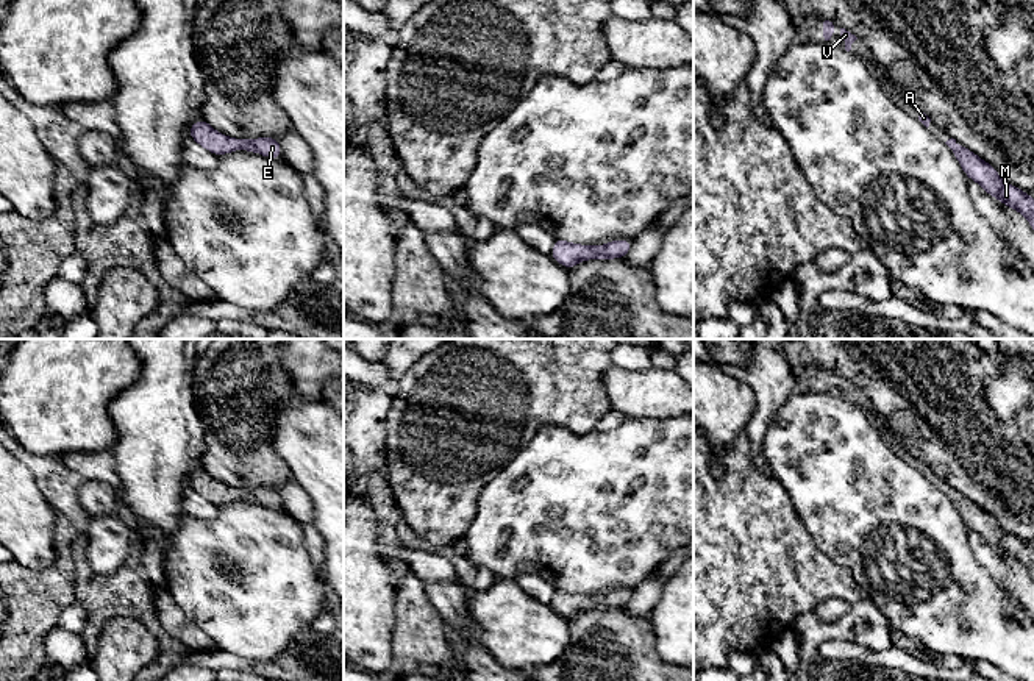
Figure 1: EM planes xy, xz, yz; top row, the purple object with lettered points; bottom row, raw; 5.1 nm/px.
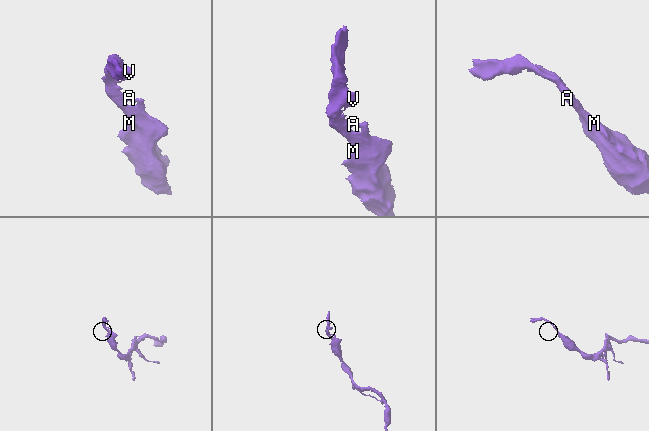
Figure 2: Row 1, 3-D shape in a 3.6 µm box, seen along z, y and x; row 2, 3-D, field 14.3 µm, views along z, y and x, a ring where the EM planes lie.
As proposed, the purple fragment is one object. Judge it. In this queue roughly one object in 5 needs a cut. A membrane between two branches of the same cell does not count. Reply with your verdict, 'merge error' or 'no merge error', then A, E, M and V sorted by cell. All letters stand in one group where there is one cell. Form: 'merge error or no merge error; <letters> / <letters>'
no merge error; A E M V

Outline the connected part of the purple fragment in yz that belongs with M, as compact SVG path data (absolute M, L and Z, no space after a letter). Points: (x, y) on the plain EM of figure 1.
M951 487L945 494L957 508L957 512L968 529L978 533L990 547L998 548L1007 558L1023 564L1034 579L1034 548L1028 542L1023 542L1017 536L1003 531L993 515L981 509L972 500L957 494L956 489Z

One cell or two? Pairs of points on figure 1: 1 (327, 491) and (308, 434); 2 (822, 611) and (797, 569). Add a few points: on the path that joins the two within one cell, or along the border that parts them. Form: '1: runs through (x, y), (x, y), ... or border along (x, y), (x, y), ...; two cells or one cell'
1: runs through (327, 477), (327, 453), (322, 449); one cell
2: border along (850, 603), (841, 598), (827, 598), (812, 609); two cells

